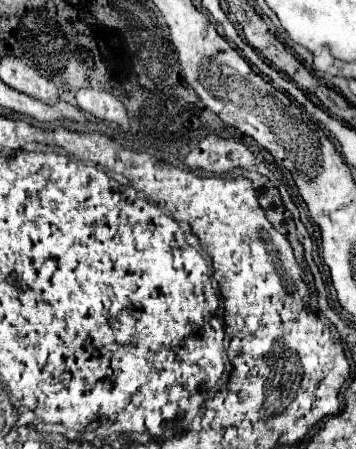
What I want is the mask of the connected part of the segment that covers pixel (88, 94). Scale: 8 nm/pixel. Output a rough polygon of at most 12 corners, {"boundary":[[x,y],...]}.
{"boundary":[[82,88],[76,102],[96,118],[128,130],[124,104],[106,90]]}

